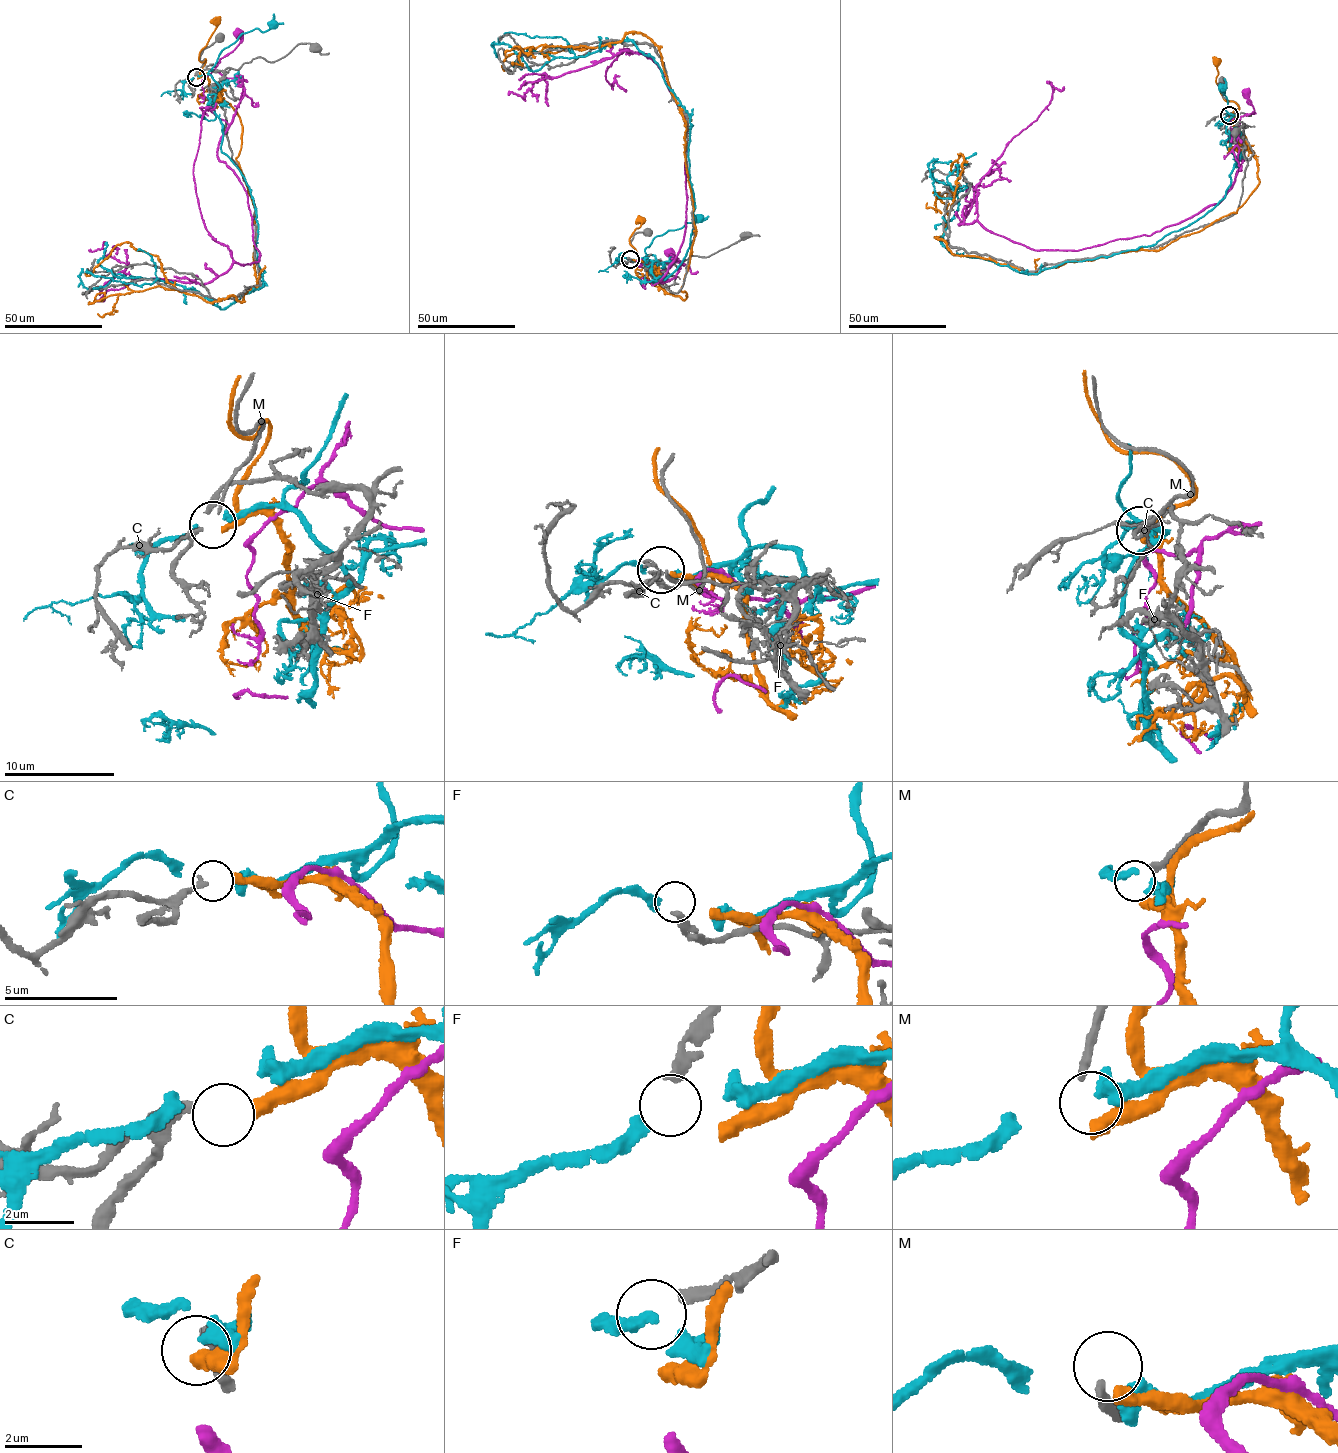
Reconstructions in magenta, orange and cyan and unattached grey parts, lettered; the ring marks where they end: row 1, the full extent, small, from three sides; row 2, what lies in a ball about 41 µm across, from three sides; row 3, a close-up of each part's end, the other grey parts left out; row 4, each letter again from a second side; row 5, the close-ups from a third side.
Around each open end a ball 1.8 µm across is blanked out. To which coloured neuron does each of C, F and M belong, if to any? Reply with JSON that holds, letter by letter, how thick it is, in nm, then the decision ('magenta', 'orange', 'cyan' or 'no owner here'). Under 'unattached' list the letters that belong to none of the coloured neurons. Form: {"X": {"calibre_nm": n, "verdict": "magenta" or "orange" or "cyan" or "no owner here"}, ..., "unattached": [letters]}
{"C": {"calibre_nm": 320, "verdict": "orange"}, "F": {"calibre_nm": 300, "verdict": "no owner here"}, "M": {"calibre_nm": 280, "verdict": "no owner here"}, "unattached": ["F", "M"]}

